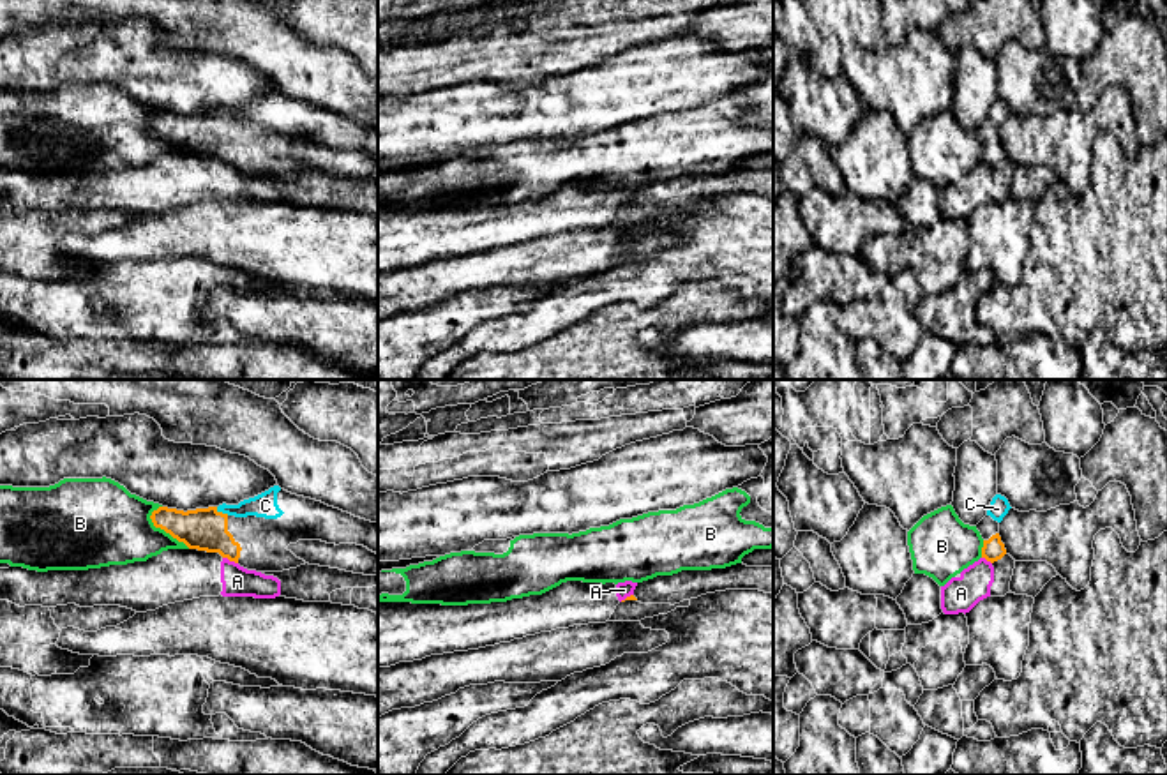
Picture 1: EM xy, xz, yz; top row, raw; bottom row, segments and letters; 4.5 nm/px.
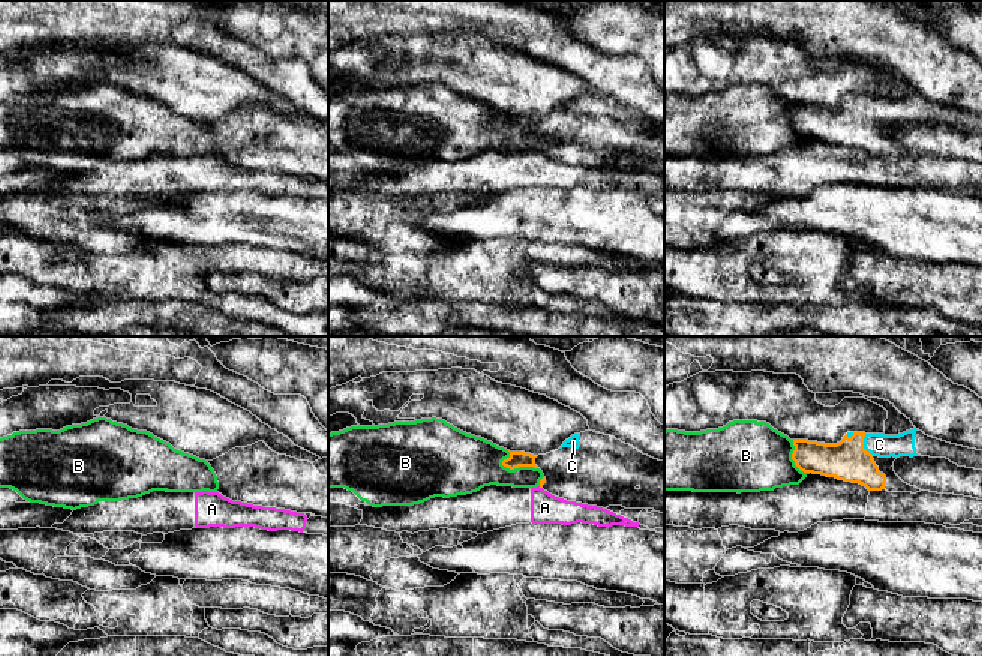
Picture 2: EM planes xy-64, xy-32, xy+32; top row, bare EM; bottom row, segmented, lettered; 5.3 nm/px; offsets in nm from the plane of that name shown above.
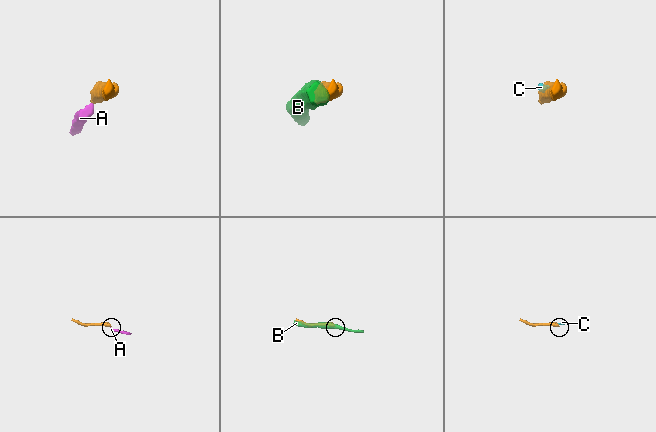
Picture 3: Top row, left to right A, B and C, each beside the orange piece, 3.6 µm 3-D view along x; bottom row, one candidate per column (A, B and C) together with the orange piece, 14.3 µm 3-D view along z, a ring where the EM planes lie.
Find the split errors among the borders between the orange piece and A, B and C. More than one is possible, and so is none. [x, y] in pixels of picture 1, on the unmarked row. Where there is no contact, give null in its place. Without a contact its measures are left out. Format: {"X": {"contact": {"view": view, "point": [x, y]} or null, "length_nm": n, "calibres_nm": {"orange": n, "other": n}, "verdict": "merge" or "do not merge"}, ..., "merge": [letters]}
{"A": {"contact": {"view": "xy", "point": [230, 165]}, "length_nm": 80, "calibres_nm": {"orange": 190, "other": 140}, "verdict": "do not merge"}, "B": {"contact": {"view": "xy", "point": [165, 135]}, "length_nm": 240, "calibres_nm": {"orange": 190, "other": 360}, "verdict": "do not merge"}, "C": {"contact": {"view": "xy", "point": [221, 117]}, "length_nm": 70, "calibres_nm": {"orange": 190, "other": 110}, "verdict": "merge"}, "merge": ["C"]}

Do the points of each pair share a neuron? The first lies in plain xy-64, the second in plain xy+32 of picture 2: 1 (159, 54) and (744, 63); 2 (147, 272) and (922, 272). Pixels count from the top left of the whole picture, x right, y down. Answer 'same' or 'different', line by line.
1: same
2: different

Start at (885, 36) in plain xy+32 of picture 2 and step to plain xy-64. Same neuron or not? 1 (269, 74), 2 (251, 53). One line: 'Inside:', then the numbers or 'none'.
Inside: 1, 2

